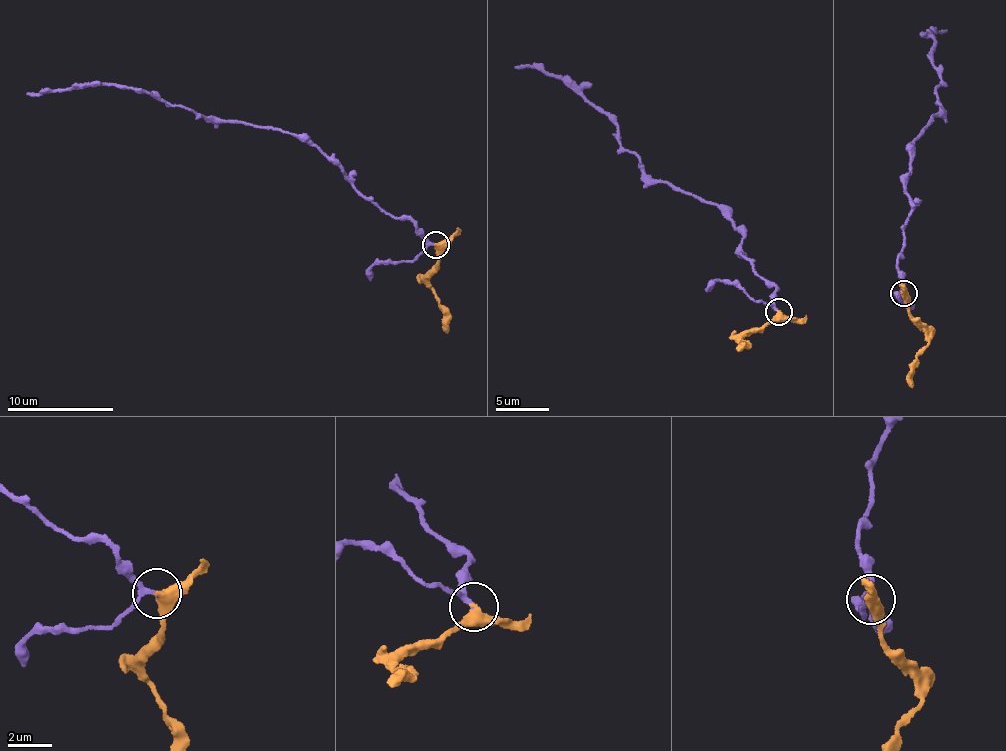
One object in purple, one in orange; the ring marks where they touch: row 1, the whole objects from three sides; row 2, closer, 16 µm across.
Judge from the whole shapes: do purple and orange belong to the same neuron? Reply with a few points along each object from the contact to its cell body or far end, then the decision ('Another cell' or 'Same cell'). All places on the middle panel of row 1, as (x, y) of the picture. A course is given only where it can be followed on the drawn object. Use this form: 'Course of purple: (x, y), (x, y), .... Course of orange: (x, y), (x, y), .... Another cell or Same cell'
Course of purple: (779, 311), (774, 287), (755, 275), (741, 233), (716, 206), (646, 179), (613, 121), (560, 78), (515, 67). Course of orange: (779, 311), (739, 341), (744, 345), (738, 350). Same cell

